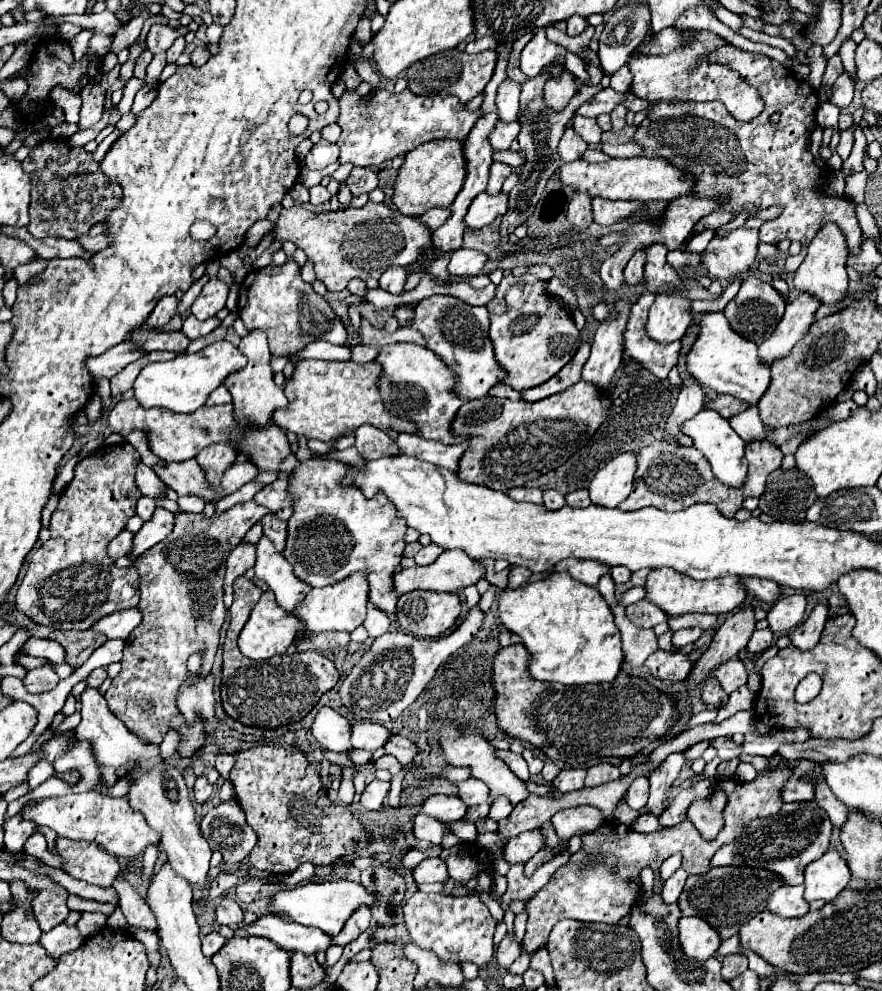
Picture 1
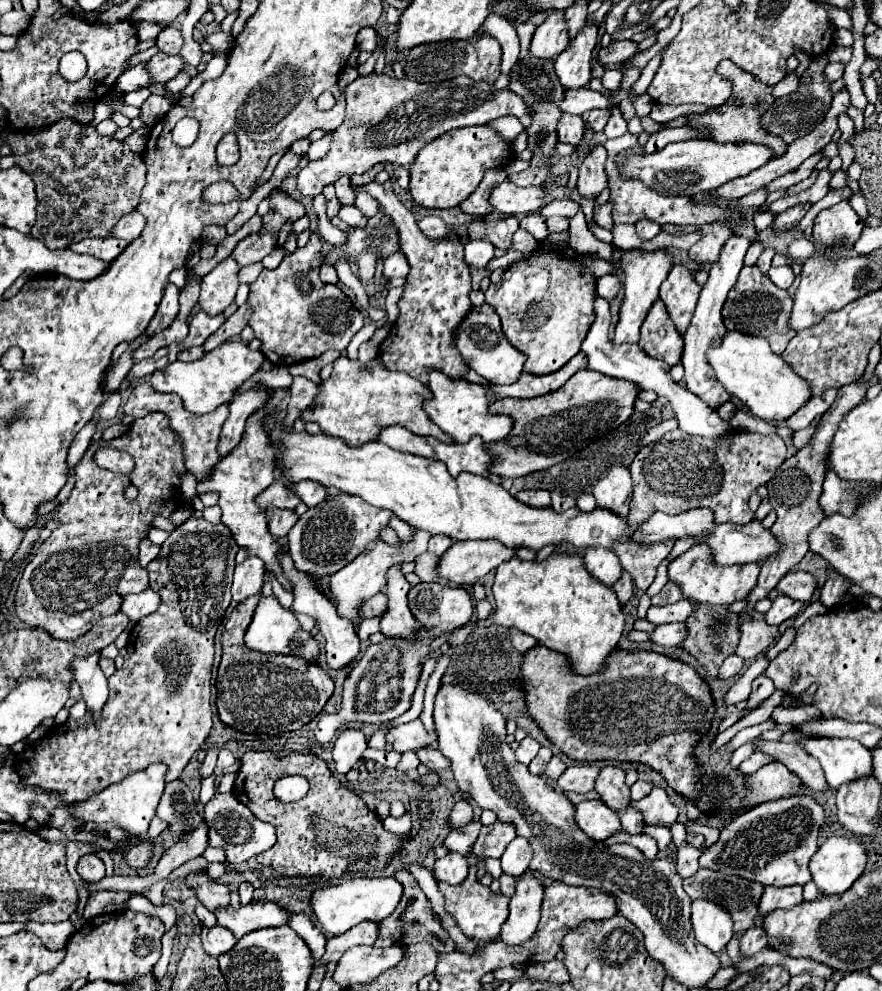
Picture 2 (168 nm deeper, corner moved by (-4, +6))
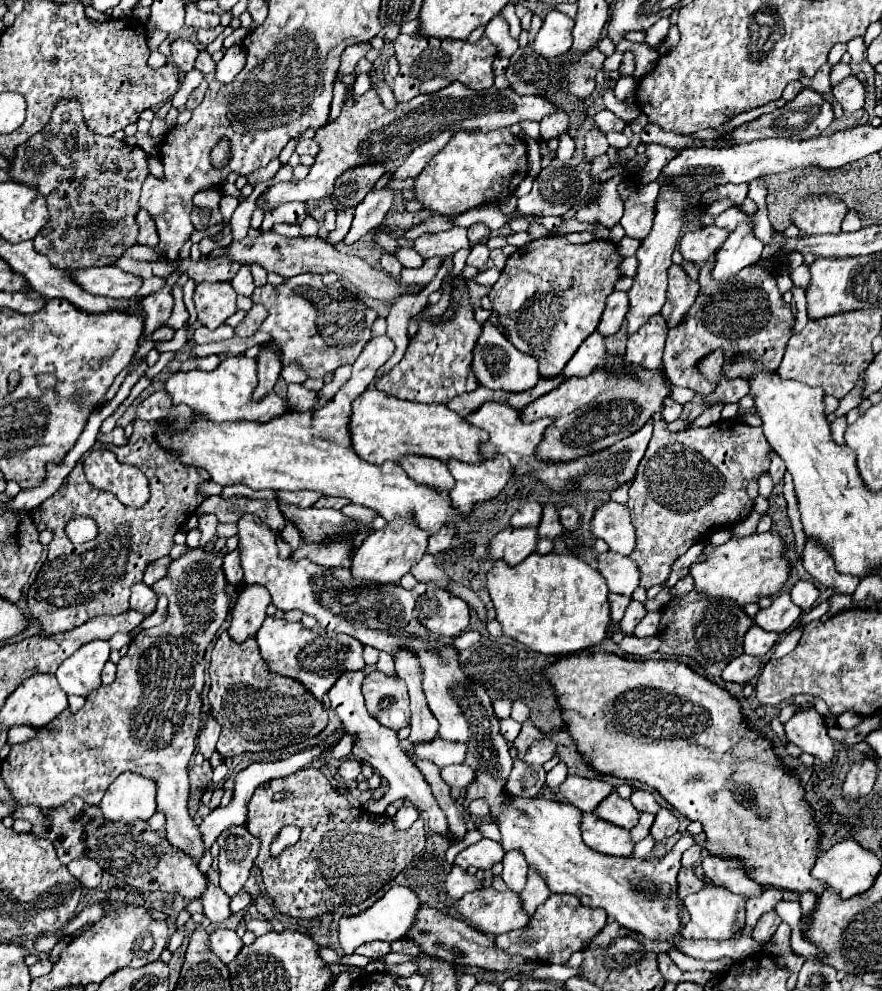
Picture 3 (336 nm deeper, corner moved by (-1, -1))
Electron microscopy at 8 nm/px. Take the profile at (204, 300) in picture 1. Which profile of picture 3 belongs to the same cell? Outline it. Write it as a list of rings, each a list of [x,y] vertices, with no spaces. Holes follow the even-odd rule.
[[[201,282],[195,286],[193,302],[197,310],[197,320],[209,330],[225,324],[229,316],[235,314],[235,290],[229,282]]]

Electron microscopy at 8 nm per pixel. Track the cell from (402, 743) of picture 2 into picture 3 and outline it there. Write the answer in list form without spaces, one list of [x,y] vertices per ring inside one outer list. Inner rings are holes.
[[[435,738],[427,744],[413,746],[413,756],[421,760],[431,760],[439,768],[449,764],[463,764],[465,762],[465,744],[463,742],[445,742],[443,738]]]

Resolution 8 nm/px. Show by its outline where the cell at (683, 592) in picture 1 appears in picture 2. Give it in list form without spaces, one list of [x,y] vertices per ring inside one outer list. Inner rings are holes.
[[[694,545],[668,565],[668,581],[682,591],[682,597],[710,605],[732,605],[734,601],[746,599],[750,589],[756,585],[758,573],[760,565],[756,563],[718,567],[716,563],[712,563],[710,549],[706,545]]]

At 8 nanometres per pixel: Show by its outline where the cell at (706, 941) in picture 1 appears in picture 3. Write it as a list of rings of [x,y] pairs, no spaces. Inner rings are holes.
[[[703,886],[699,892],[689,894],[683,904],[691,912],[689,924],[681,930],[685,938],[695,938],[695,940],[729,940],[737,932],[737,924],[743,922],[743,912],[745,912],[745,902],[747,896],[731,894],[727,888],[721,886]]]

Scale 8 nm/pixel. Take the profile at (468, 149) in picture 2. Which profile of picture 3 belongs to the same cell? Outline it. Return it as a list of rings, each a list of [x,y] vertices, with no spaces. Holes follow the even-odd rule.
[[[509,128],[485,134],[455,134],[449,144],[437,152],[423,172],[415,178],[415,198],[429,210],[445,216],[459,216],[481,204],[499,204],[515,192],[529,174],[527,144],[513,136]]]

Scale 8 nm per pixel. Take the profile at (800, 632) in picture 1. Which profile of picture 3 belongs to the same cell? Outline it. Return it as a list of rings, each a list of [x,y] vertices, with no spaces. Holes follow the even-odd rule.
[[[809,536],[805,542],[805,548],[803,548],[801,562],[803,562],[803,568],[813,578],[817,578],[825,586],[837,588],[841,594],[853,594],[859,584],[857,576],[839,574],[833,566],[833,558],[831,558],[829,550],[821,550],[821,546],[817,546],[817,542],[813,542],[813,538],[809,538]]]

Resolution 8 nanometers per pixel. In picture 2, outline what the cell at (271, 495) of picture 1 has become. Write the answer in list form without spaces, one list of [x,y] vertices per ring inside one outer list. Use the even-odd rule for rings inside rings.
[[[300,481],[300,483],[290,483],[290,485],[292,485],[292,491],[296,491],[296,495],[308,507],[314,507],[314,505],[318,505],[318,503],[322,503],[326,499],[324,487],[320,483],[316,483],[316,481]]]

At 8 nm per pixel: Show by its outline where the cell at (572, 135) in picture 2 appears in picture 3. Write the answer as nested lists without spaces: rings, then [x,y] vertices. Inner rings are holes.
[[[559,110],[557,114],[549,114],[549,118],[543,118],[541,136],[545,140],[559,138],[563,132],[567,132],[567,128],[569,128],[569,116],[563,110]]]

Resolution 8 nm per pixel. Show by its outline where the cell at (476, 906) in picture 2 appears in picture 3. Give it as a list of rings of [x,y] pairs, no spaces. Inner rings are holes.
[[[481,888],[465,894],[457,902],[457,912],[471,920],[481,932],[493,936],[529,924],[529,914],[525,914],[519,894],[511,890],[497,892],[493,888]]]

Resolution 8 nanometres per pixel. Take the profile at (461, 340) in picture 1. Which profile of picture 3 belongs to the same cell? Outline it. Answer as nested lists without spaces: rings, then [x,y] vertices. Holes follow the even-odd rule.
[[[489,322],[483,324],[483,332],[479,336],[479,342],[473,352],[473,372],[477,380],[491,388],[491,390],[505,390],[505,392],[523,392],[533,388],[539,382],[537,374],[537,360],[533,356],[527,356],[519,352],[495,326]]]

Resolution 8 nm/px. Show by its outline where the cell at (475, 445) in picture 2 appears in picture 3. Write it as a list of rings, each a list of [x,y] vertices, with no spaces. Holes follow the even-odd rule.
[[[501,456],[485,460],[481,464],[449,460],[447,466],[455,478],[451,504],[465,514],[469,514],[477,504],[497,498],[513,476],[513,466],[507,458]]]

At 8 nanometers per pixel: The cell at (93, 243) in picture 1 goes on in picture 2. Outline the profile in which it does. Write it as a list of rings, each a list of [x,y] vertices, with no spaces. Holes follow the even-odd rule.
[[[132,211],[132,213],[124,215],[124,217],[116,223],[116,227],[112,227],[112,237],[124,239],[124,241],[130,243],[130,241],[134,241],[134,239],[142,233],[144,223],[146,223],[146,219],[144,219],[138,211]]]

